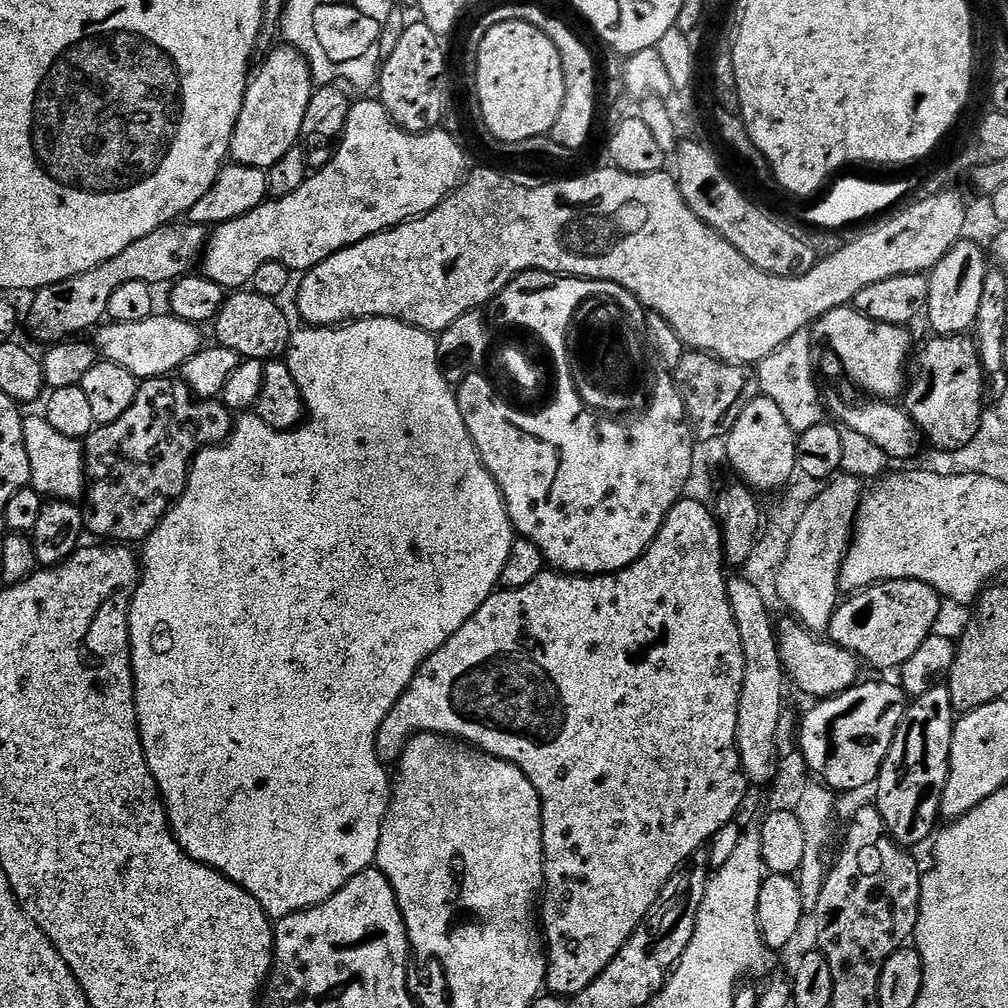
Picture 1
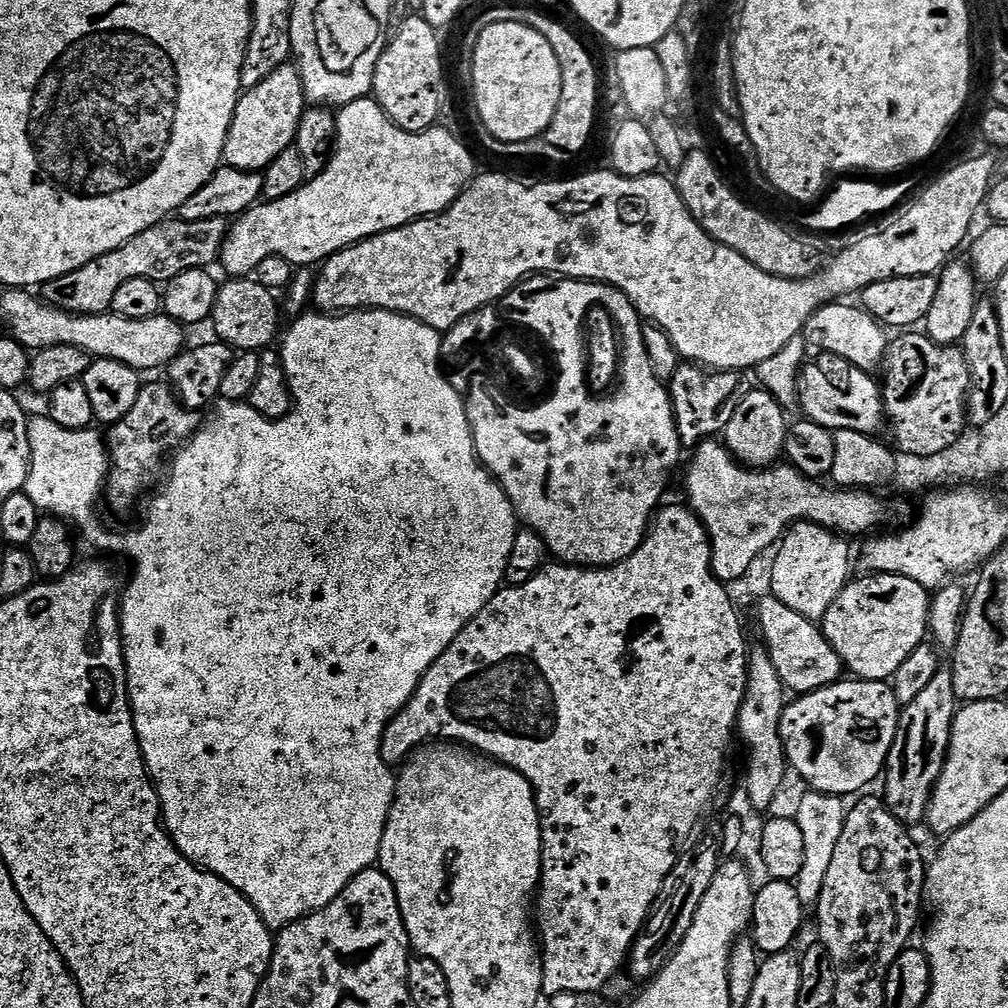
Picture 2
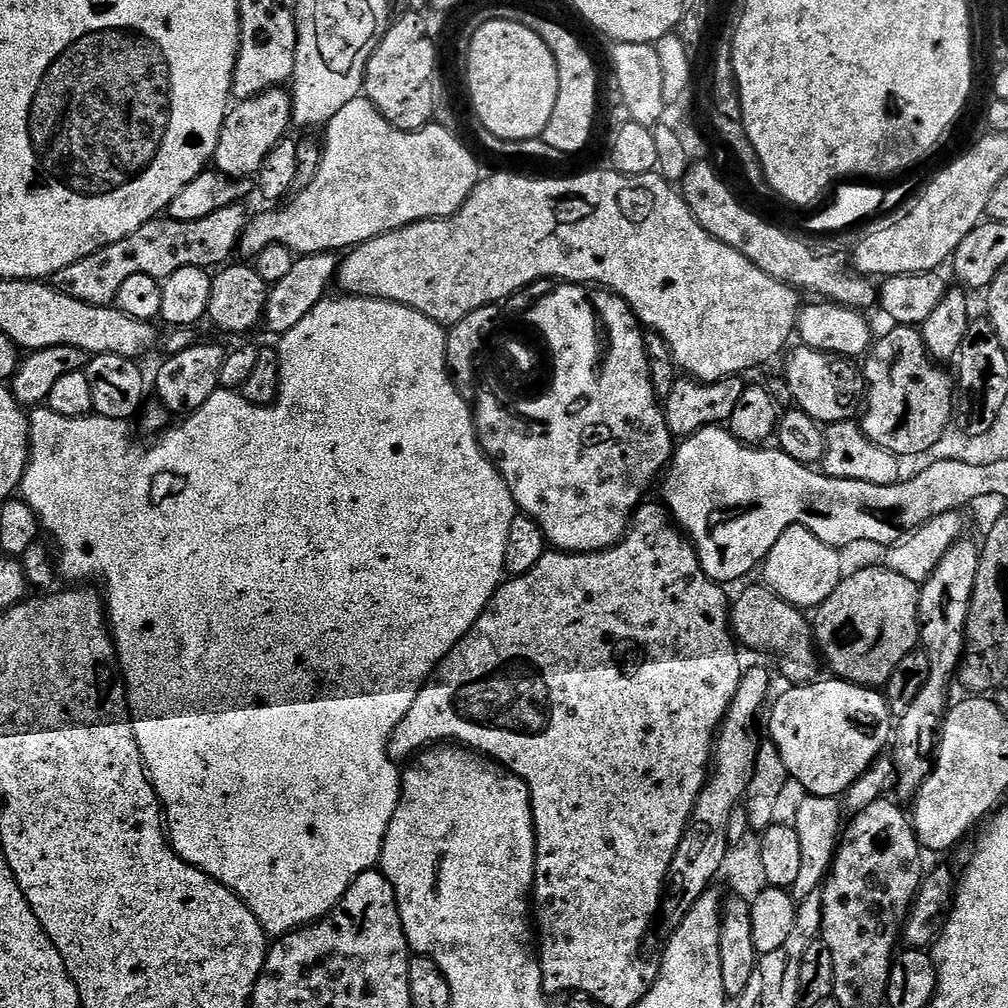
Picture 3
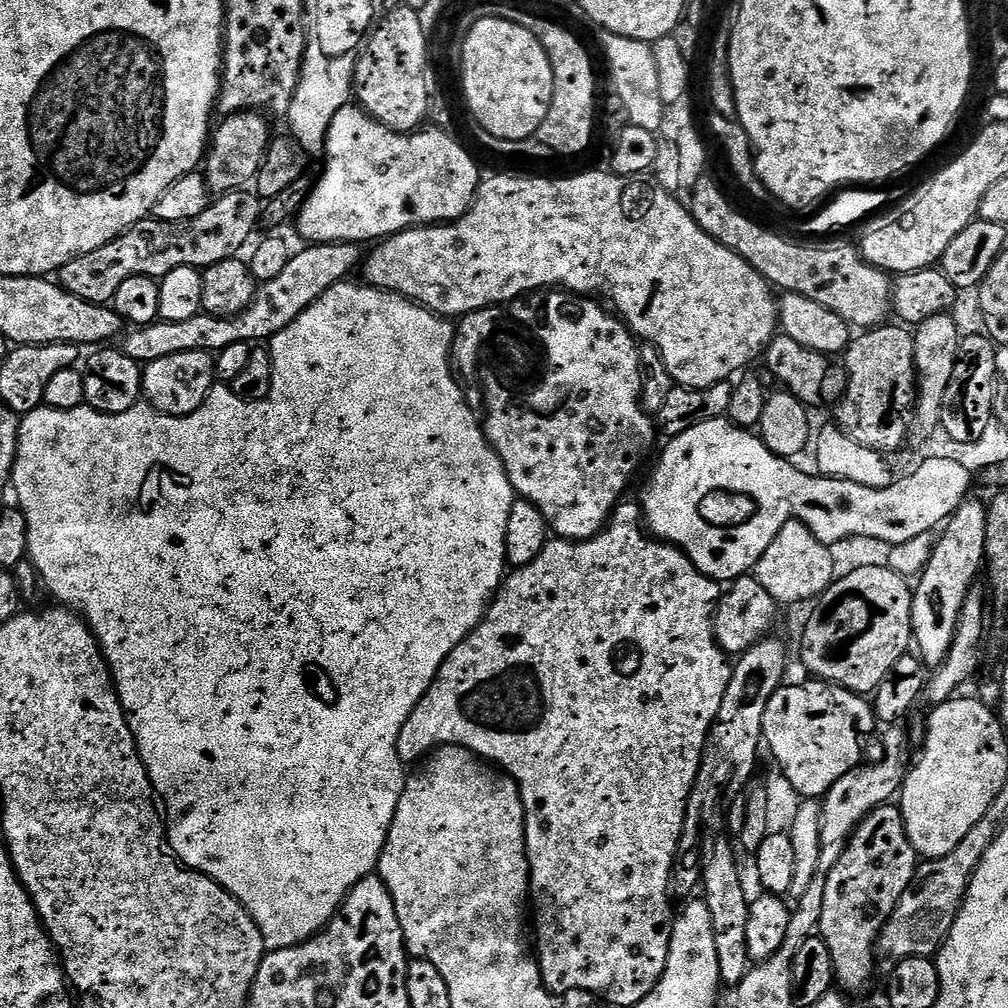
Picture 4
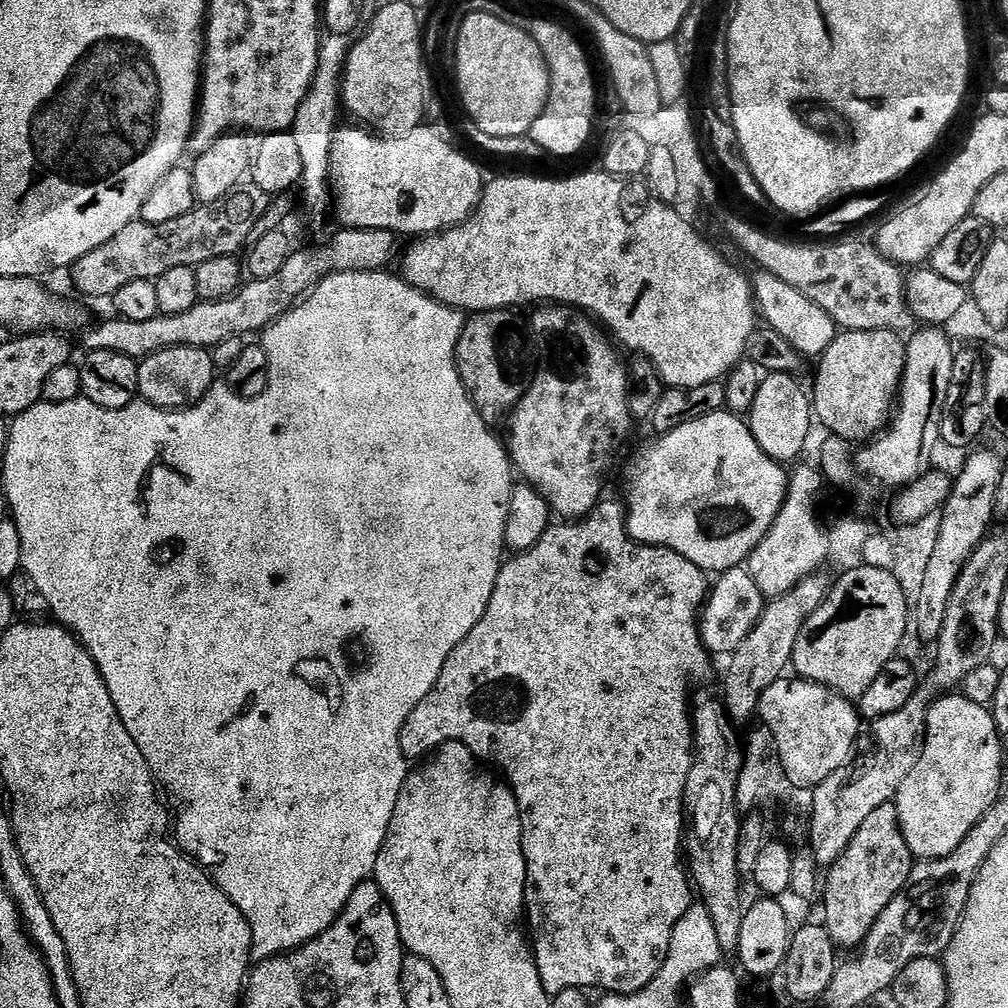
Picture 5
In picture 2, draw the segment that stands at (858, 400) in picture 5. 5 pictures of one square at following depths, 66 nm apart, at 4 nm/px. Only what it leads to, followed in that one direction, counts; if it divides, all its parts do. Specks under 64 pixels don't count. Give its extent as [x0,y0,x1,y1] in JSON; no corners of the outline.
[882,330,970,455]

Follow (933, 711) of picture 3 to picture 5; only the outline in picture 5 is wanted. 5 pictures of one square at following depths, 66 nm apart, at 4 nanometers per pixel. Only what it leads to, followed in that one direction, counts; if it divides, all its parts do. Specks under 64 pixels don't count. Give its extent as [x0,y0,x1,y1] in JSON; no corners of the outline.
[914,452,1005,642]

